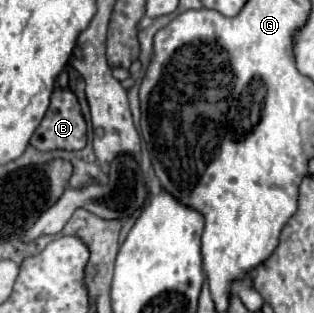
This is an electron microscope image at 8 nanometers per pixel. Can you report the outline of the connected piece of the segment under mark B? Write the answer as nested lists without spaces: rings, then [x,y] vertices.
[[[55,87],[51,105],[31,141],[37,151],[77,151],[87,145],[87,123],[77,95],[69,87]]]

